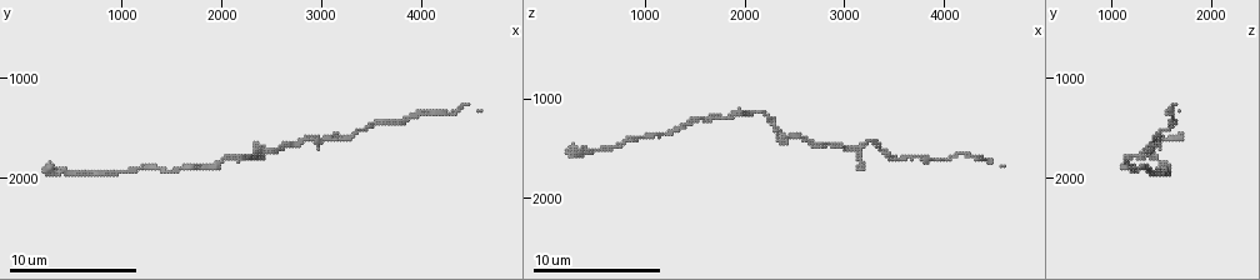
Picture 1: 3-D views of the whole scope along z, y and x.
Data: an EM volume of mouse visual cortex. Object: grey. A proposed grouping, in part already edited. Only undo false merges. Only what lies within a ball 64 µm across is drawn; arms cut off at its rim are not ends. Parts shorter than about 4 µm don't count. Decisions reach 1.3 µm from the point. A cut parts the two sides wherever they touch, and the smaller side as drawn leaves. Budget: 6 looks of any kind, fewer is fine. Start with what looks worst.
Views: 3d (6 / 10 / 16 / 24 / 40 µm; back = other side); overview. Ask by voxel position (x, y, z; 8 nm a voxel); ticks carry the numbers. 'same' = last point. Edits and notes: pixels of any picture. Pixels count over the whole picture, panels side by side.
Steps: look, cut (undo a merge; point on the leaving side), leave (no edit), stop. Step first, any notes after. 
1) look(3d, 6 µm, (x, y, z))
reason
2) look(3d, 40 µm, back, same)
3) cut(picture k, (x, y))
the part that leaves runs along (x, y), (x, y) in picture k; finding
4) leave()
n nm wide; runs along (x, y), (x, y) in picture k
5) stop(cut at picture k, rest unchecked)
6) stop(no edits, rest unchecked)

look(3d, 10 µm, (3240, 1620, 1460))
sudden change in width

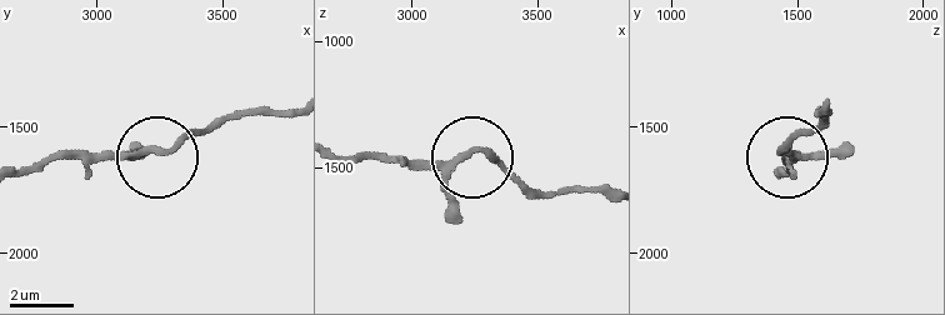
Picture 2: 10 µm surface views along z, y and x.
leave()
190 nm wide; runs along (24, 168), (169, 149), (231, 111) in picture 2; all the same neuron

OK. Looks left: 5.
look(3d, 6 µm, (2440, 1720, 1400))

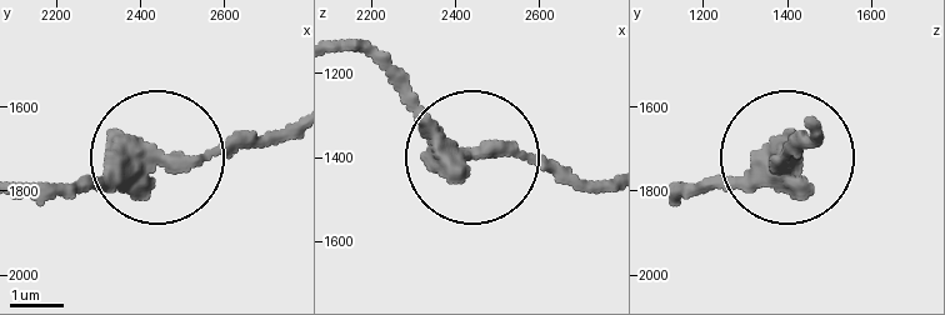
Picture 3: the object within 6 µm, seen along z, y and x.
leave()
370 nm wide; runs along (470, 151), (519, 151), (595, 179) in picture 3; continuous, no second neuron

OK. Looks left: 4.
look(3d, 10 µm, (1740, 1880, 1220))
sudden change in width

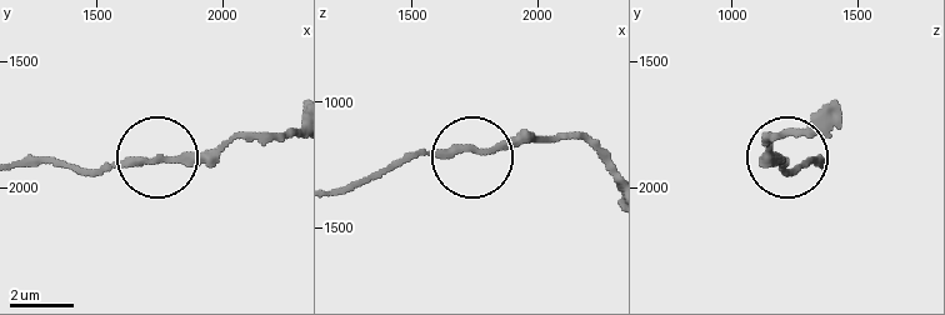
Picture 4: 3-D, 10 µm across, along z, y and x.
look(3d, 10 µm, back, (1740, 1890, 1200))

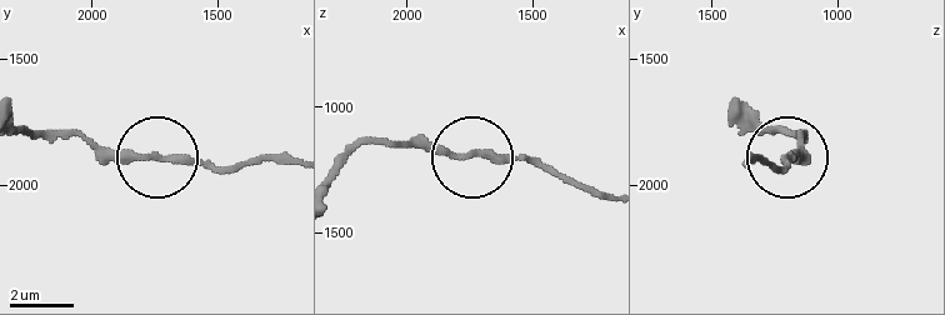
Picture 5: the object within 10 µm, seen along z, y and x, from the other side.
leave()
runs along (340, 164), (364, 143), (413, 140), (461, 156), (546, 164) in picture 5; all the same neuron

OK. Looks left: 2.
stop(no edits, rest unchecked)

